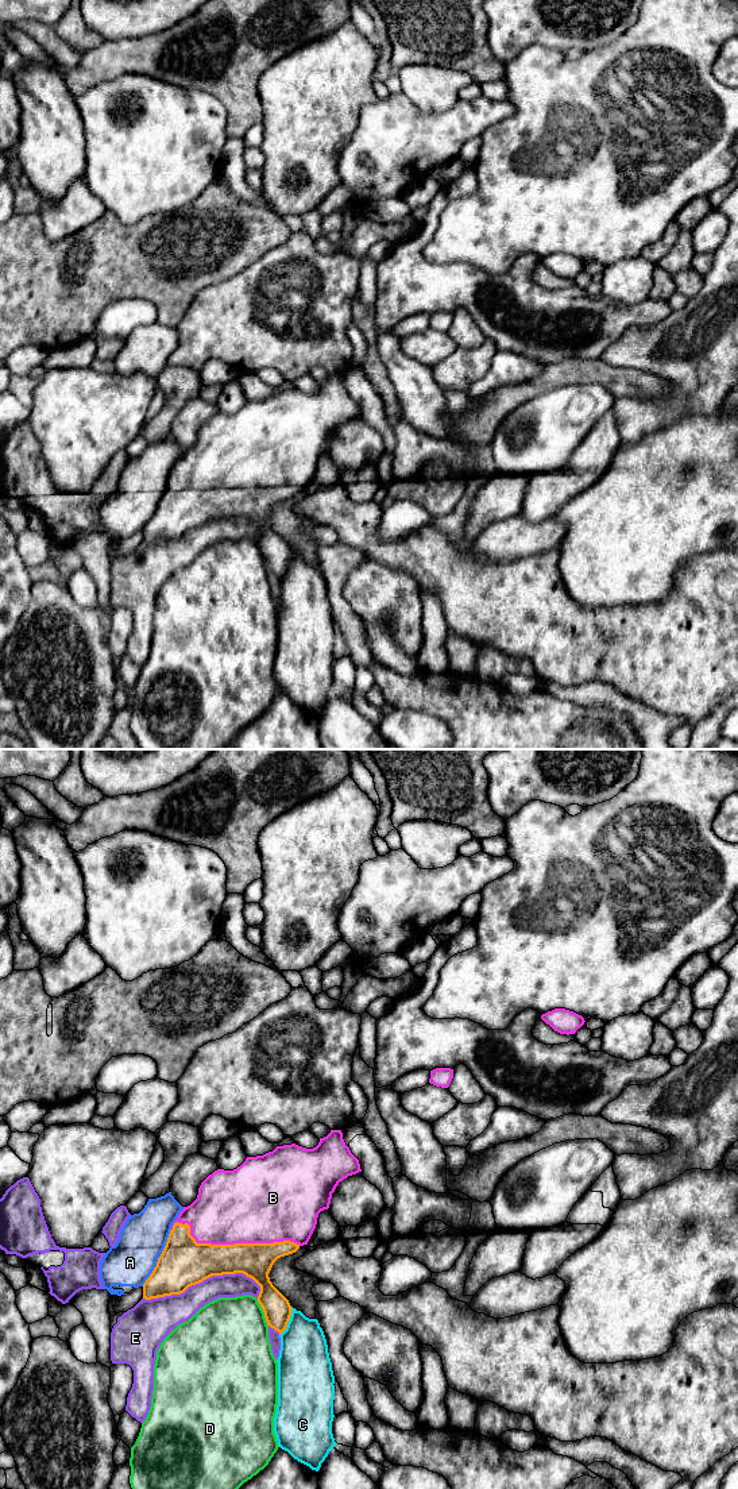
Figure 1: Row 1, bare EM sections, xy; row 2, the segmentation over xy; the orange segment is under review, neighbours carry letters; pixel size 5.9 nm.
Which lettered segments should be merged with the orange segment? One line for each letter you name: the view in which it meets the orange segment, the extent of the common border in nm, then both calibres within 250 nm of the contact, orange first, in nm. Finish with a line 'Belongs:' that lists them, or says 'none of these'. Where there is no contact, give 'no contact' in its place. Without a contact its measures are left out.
B: meets orange in xy; contact 800 nm long; 240 nm thick on the orange side, 440 nm on the other
Belongs: B

